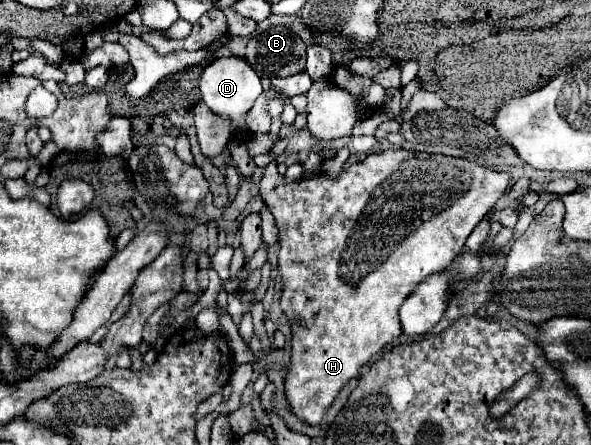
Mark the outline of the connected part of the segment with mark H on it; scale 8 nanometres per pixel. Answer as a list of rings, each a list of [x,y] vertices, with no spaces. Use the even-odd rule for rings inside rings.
[[[387,149],[381,153],[371,153],[363,161],[353,163],[345,167],[337,181],[327,179],[325,175],[317,175],[305,181],[295,183],[283,183],[283,175],[277,171],[277,163],[269,163],[263,169],[261,179],[261,197],[267,203],[269,211],[273,213],[277,227],[279,227],[279,239],[281,239],[281,259],[279,259],[279,273],[283,277],[283,295],[281,295],[281,309],[291,321],[291,367],[285,377],[285,399],[289,403],[289,409],[293,415],[297,415],[301,421],[309,425],[319,425],[323,413],[329,409],[329,405],[335,401],[339,391],[359,375],[359,369],[369,363],[373,357],[377,357],[383,347],[387,347],[391,341],[395,341],[403,331],[399,323],[399,307],[409,297],[409,293],[415,291],[417,283],[421,283],[425,277],[439,273],[447,269],[455,255],[461,253],[469,233],[481,223],[481,219],[489,213],[489,209],[495,207],[499,197],[509,187],[509,173],[497,173],[491,171],[479,163],[463,161],[457,157],[447,155],[423,155],[423,153],[411,153],[403,149]]]

